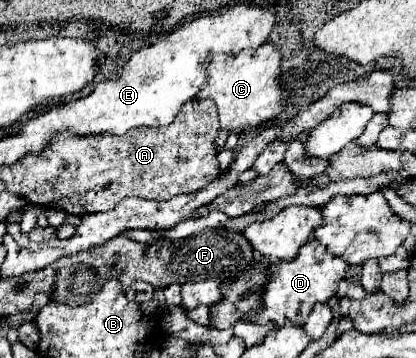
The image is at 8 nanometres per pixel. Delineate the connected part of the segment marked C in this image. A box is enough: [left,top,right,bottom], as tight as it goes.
[197,44,287,132]

